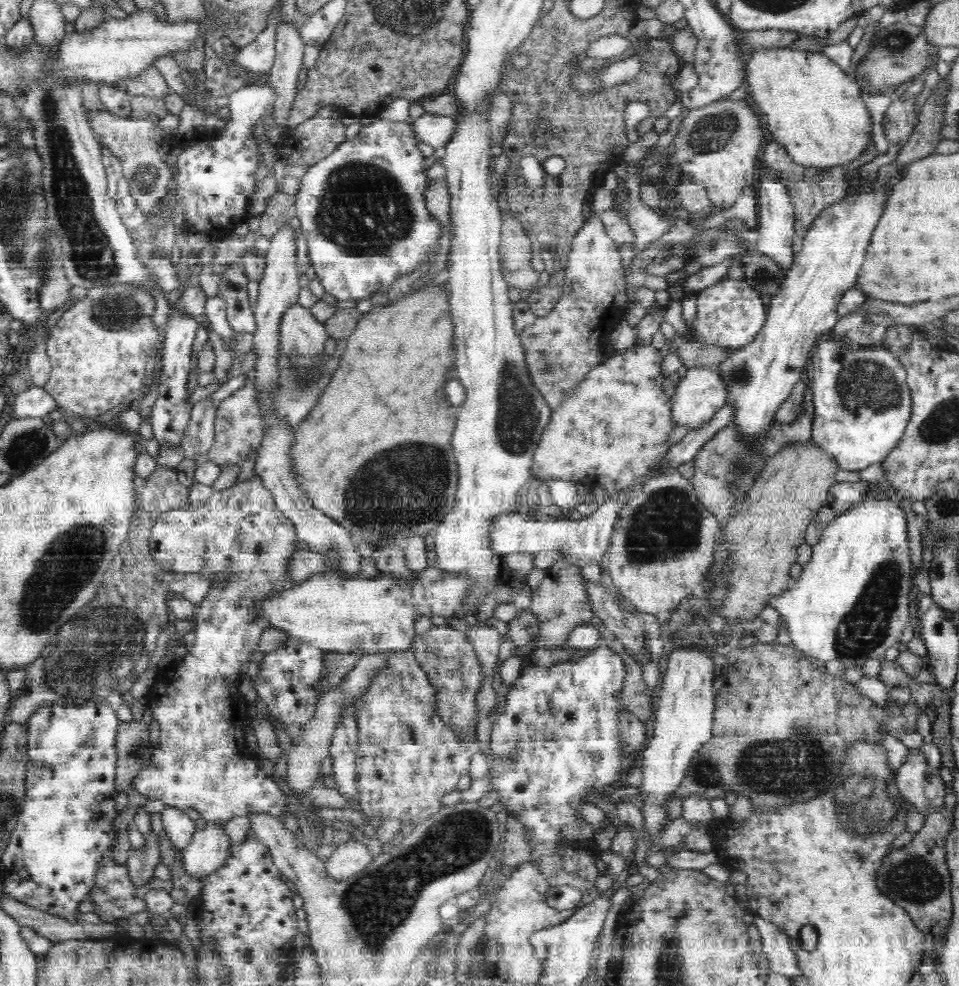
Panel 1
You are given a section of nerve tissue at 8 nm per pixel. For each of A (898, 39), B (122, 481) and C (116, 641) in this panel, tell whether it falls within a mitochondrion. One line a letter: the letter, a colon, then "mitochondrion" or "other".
A: mitochondrion
B: other
C: mitochondrion

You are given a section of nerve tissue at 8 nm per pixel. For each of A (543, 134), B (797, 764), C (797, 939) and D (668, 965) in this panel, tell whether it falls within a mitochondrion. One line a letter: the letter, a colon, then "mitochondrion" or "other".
A: mitochondrion
B: mitochondrion
C: other
D: mitochondrion

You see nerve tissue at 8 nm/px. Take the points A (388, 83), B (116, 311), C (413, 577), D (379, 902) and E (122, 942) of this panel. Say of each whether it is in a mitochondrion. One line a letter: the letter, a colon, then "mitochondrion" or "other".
A: other
B: mitochondrion
C: other
D: mitochondrion
E: other

